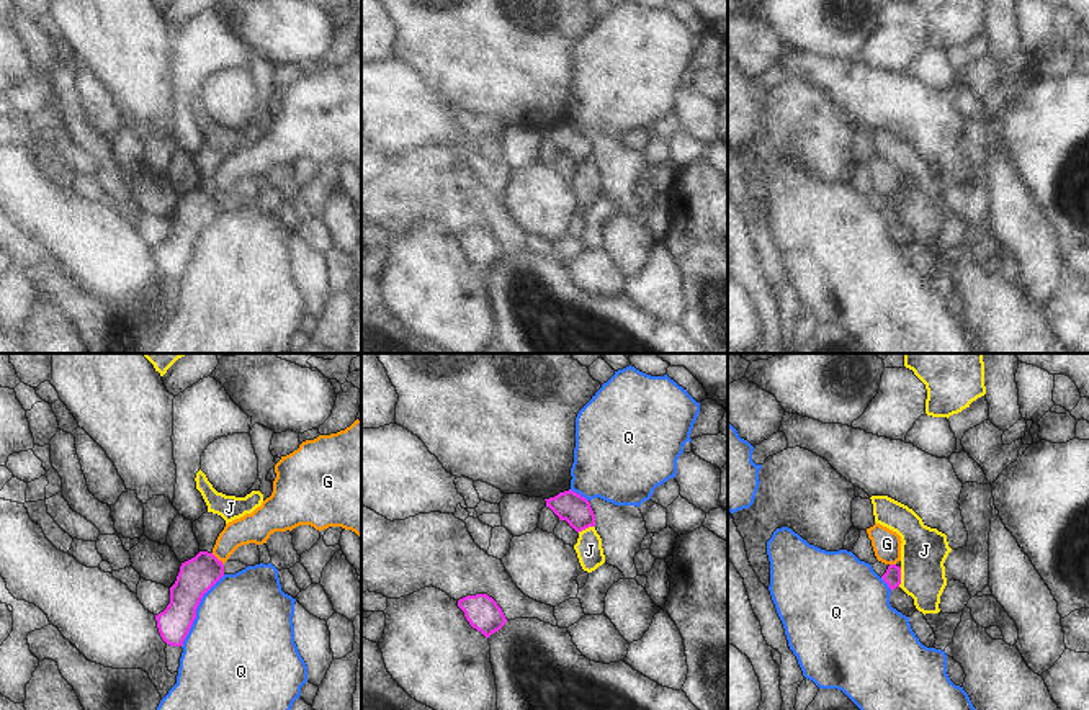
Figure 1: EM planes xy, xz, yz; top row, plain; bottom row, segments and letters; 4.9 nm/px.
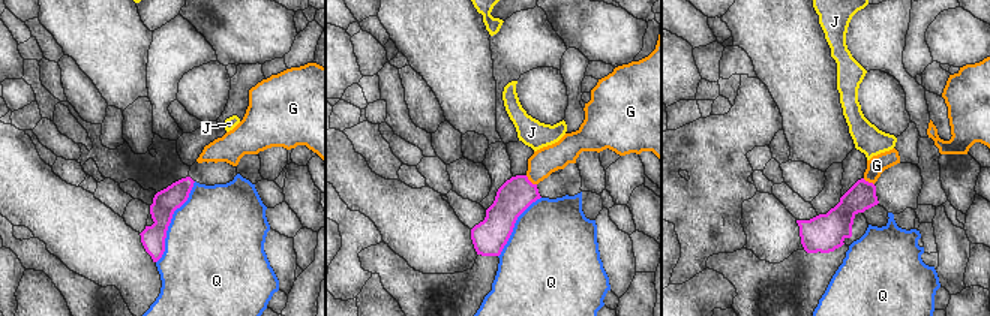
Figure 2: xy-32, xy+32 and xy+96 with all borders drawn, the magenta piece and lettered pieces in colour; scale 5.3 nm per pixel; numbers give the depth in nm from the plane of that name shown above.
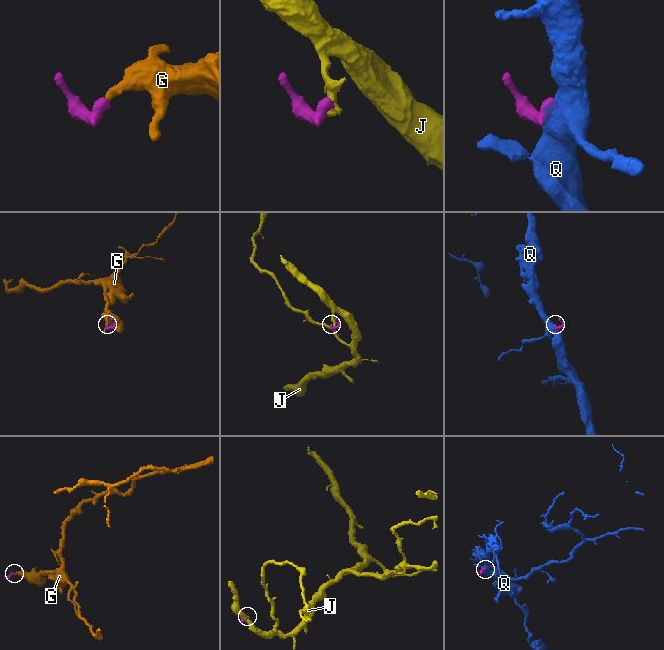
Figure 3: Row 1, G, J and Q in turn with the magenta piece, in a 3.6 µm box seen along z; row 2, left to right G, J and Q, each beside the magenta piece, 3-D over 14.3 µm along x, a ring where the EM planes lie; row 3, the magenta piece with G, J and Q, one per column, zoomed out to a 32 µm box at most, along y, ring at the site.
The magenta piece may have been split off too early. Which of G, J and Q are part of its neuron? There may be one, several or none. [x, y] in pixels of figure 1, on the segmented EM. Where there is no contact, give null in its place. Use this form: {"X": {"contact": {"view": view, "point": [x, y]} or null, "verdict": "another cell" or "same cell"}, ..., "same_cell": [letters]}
{"G": {"contact": {"view": "xy", "point": [218, 560]}, "verdict": "same cell"}, "J": {"contact": {"view": "yz", "point": [900, 578]}, "verdict": "another cell"}, "Q": {"contact": {"view": "xy", "point": [195, 611]}, "verdict": "another cell"}, "same_cell": ["G"]}

